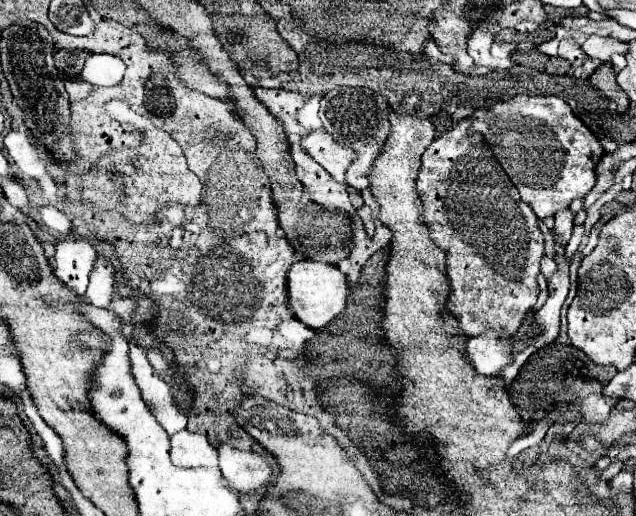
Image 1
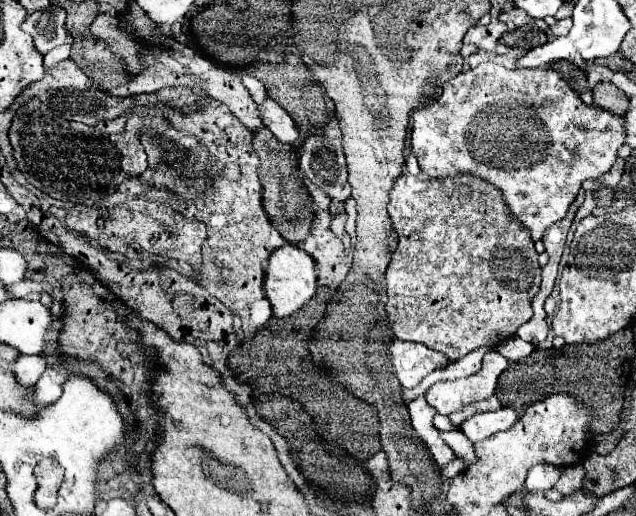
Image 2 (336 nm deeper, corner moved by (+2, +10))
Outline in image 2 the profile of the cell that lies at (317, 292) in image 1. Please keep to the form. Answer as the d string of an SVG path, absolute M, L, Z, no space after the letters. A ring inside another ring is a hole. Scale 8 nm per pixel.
M284 244L284 246L276 248L270 254L262 286L264 286L266 298L270 300L270 308L272 308L274 316L286 318L286 316L294 314L298 308L302 308L316 294L316 268L314 268L314 260L304 250L300 250L298 246Z

